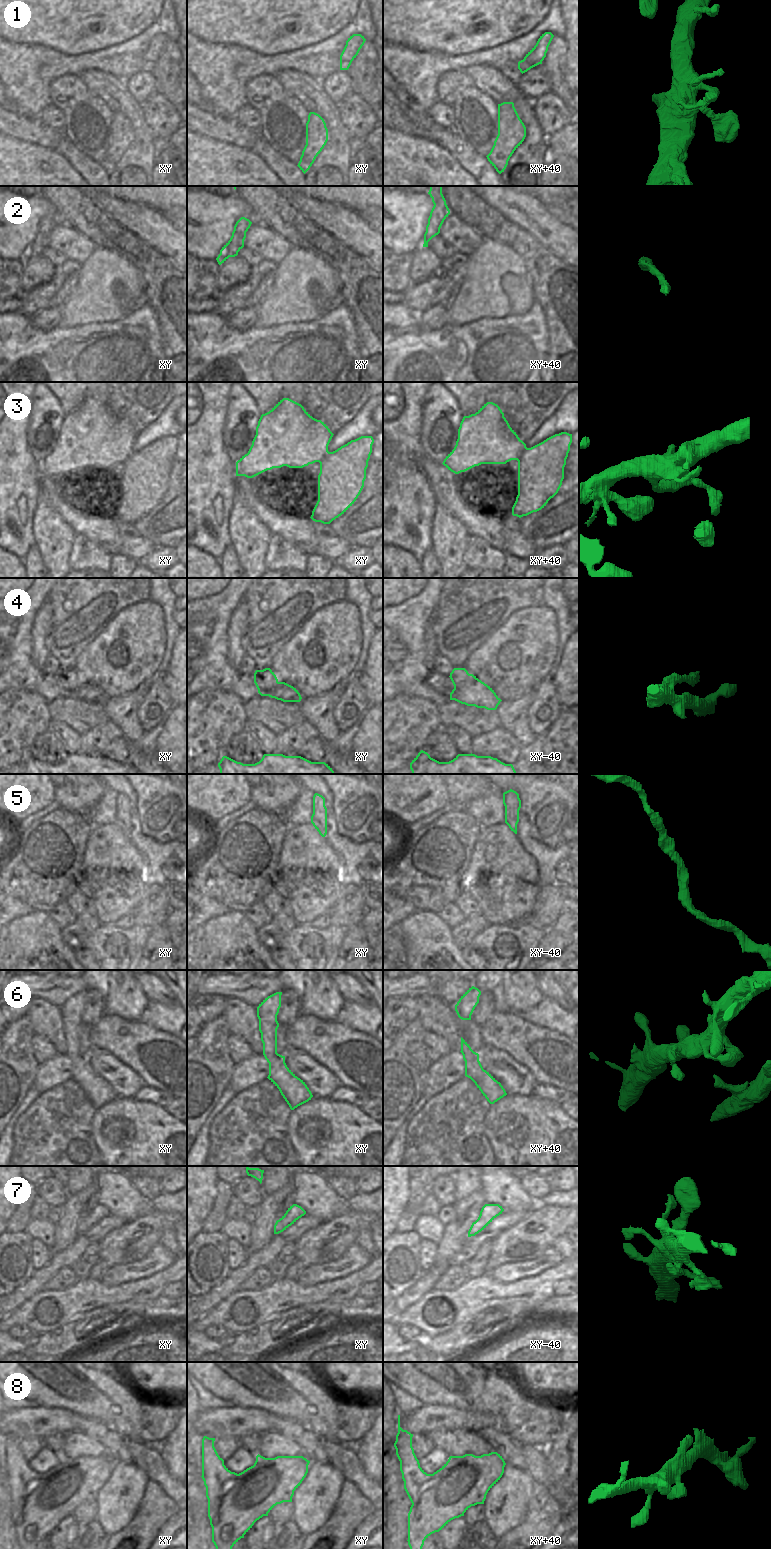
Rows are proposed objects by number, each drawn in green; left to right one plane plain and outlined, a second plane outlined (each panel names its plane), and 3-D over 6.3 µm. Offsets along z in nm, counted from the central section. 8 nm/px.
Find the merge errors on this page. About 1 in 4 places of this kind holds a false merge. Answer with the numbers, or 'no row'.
4

